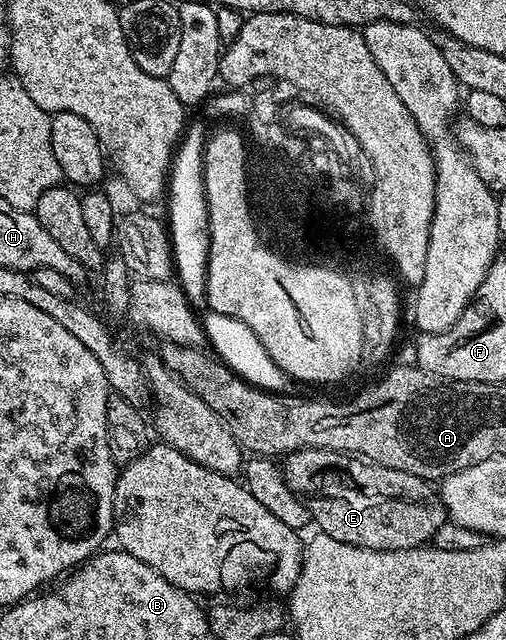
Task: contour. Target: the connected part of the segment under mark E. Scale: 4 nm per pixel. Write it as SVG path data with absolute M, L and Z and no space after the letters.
M302 448L285 457L284 471L290 487L306 499L317 531L352 546L372 551L420 548L429 545L434 532L448 520L441 499L427 481L344 452Z

